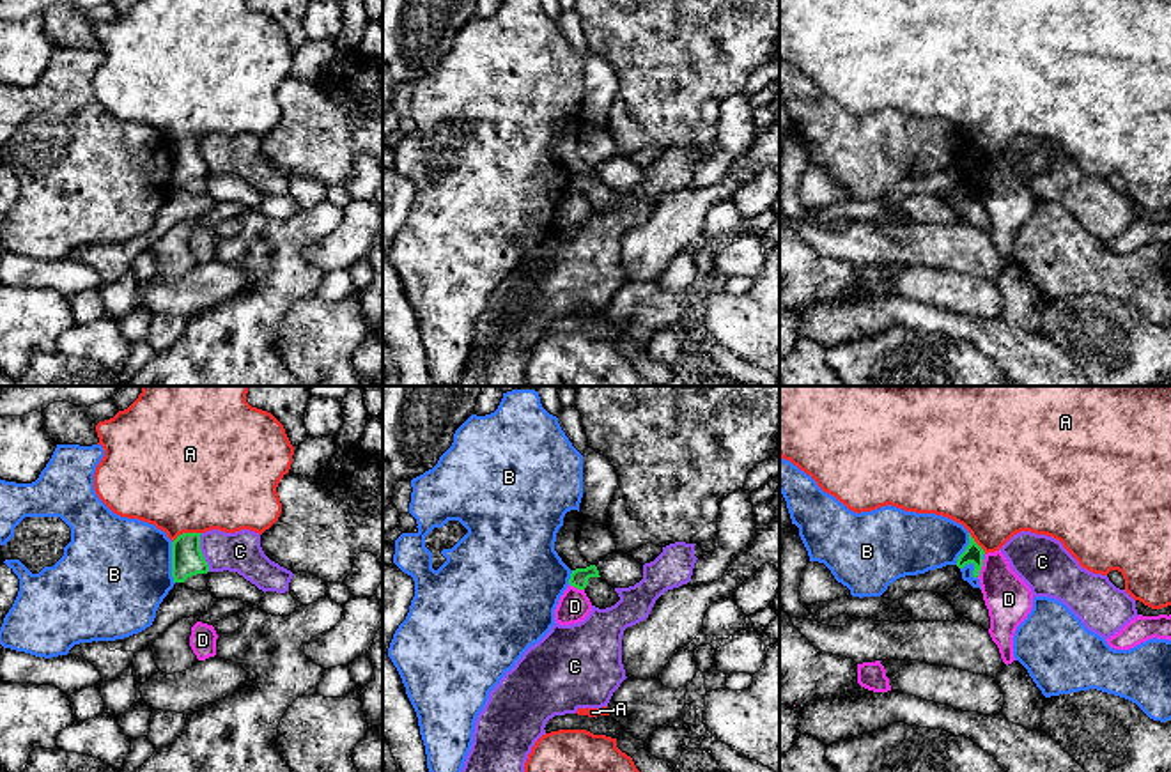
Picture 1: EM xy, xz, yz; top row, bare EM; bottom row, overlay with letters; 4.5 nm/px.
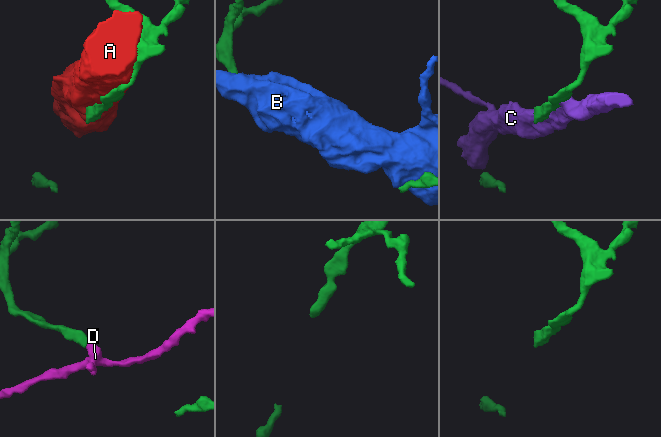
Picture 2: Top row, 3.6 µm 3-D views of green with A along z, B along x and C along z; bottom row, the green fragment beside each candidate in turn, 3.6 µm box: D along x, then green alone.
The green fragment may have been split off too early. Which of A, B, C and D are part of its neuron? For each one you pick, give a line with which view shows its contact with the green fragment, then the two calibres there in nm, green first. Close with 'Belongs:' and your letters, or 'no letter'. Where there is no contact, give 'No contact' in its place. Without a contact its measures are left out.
Belongs: no letter

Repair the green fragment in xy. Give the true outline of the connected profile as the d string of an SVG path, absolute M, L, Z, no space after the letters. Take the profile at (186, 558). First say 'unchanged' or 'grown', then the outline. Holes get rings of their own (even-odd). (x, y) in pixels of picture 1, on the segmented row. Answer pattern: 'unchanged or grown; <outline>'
unchanged; M182 533L172 542L172 577L184 583L197 574L207 574L209 565L200 551L202 533Z

